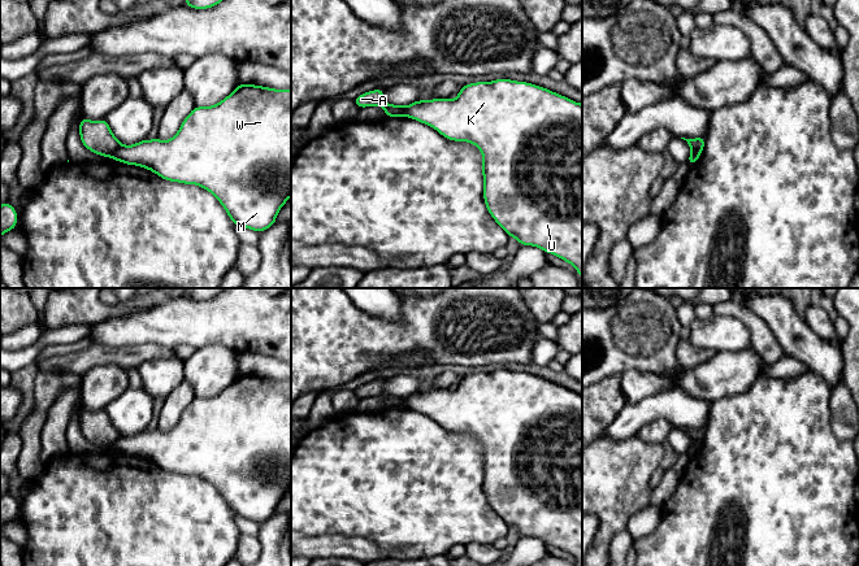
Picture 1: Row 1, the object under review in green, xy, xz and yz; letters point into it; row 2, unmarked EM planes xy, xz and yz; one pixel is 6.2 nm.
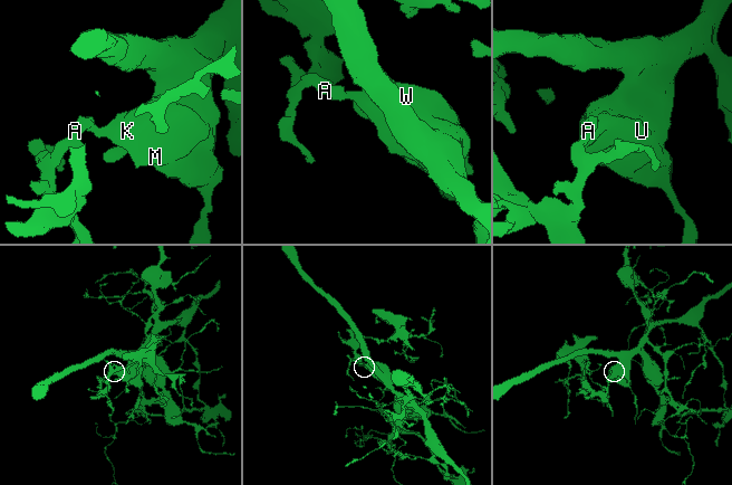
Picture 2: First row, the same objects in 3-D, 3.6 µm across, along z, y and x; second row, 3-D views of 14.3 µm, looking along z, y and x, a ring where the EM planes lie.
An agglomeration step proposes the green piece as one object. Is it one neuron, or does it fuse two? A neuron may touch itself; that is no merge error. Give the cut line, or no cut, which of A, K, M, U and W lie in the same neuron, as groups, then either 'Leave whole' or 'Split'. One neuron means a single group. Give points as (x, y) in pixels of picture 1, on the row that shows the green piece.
Split along xy (121, 144), (111, 156). Groups: A / K M U W. Split

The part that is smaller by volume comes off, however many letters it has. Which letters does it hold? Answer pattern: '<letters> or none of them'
A

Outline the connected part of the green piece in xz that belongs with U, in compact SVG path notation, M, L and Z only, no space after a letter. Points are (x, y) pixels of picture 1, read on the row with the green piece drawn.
M495 79L493 82L477 82L461 86L455 100L417 100L405 106L405 113L407 117L431 126L442 136L452 142L468 142L477 145L483 157L483 200L490 215L508 234L508 236L513 236L520 245L534 245L543 252L548 252L563 261L567 261L576 267L582 278L582 104L528 82Z

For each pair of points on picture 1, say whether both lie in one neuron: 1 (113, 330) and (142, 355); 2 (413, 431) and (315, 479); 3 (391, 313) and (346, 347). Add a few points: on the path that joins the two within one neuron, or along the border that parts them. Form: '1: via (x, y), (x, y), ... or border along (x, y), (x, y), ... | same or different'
1: border along (102, 343), (109, 345), (156, 343), (163, 345) | different
2: via (389, 456), (369, 475), (339, 479) | same
3: border along (356, 305), (385, 319), (399, 321), (402, 318) | different

